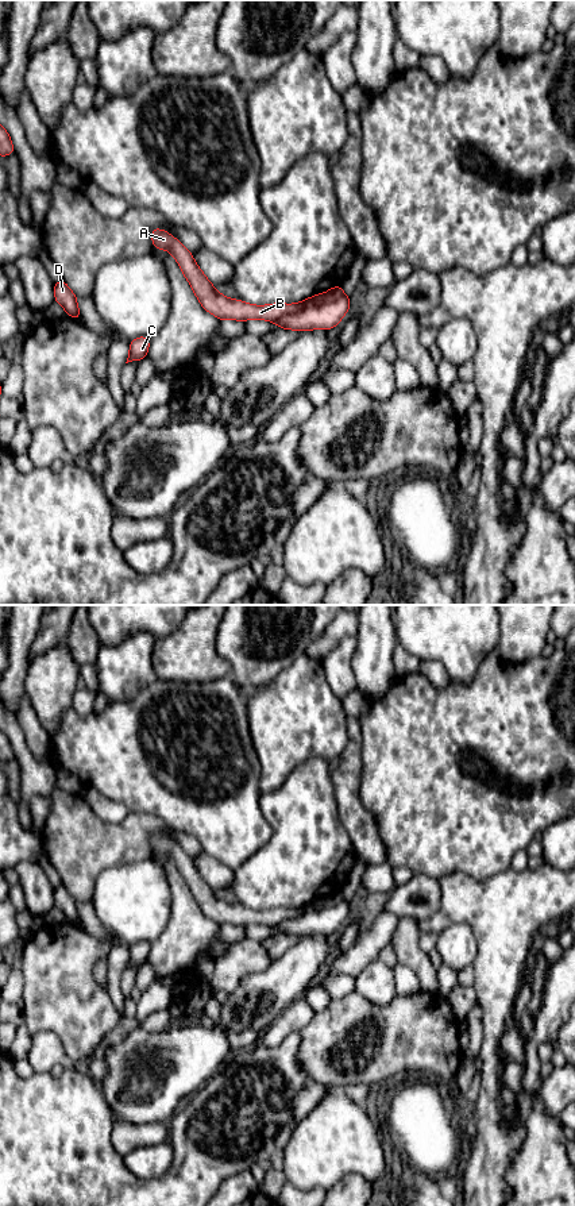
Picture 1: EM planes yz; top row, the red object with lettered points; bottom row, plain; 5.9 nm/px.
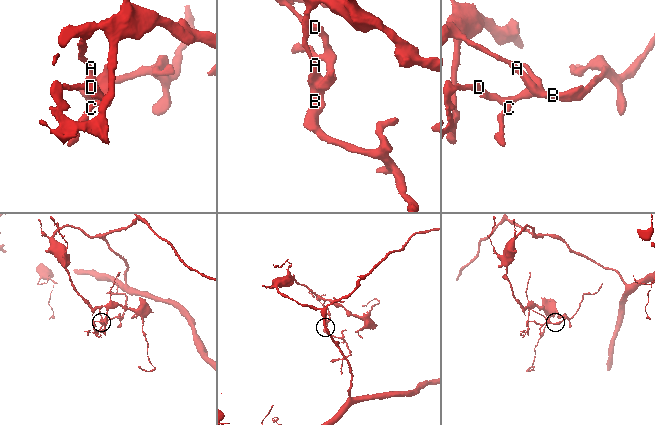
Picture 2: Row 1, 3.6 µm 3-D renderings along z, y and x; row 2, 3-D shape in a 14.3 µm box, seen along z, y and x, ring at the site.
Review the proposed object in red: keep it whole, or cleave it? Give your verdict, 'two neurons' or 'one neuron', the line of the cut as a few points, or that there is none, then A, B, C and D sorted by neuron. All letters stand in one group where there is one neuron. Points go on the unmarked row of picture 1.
one neuron; no cut; A B C D

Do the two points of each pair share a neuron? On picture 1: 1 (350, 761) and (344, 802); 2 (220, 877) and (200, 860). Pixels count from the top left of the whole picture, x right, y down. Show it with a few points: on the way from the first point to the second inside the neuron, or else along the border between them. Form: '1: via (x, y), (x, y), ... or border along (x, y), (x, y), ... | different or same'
1: via (348, 771), (347, 792) | same
2: via (215, 874), (205, 864) | same

